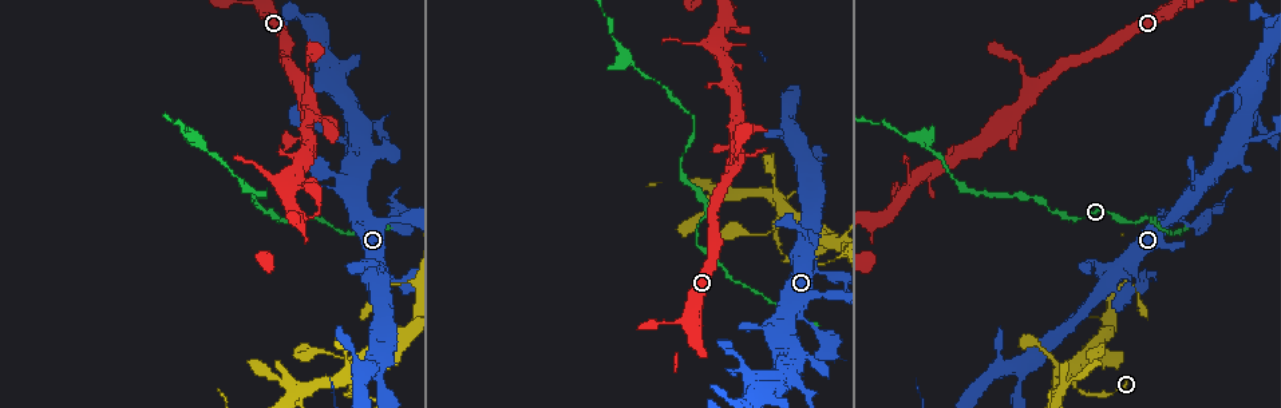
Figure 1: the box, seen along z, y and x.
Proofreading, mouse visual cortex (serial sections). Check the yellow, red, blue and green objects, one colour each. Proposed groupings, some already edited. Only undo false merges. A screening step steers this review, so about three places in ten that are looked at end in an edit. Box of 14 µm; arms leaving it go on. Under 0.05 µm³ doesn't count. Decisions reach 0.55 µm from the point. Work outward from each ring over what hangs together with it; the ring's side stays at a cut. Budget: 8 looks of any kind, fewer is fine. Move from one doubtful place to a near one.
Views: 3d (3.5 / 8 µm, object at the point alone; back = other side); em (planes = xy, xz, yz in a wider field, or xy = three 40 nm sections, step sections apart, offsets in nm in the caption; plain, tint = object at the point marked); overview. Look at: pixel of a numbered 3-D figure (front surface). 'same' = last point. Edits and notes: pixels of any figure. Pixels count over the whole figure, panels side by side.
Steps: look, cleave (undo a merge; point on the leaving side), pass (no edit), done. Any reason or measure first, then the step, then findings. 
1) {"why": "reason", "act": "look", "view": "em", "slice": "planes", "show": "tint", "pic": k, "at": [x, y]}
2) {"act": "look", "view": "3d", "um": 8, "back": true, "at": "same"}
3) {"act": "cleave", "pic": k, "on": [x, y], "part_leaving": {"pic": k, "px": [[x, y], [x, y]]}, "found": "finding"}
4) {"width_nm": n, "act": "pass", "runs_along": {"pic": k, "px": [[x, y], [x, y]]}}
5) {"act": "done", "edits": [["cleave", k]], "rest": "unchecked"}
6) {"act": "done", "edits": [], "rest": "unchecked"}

{"why": "branch point", "act": "look", "view": "3d", "um": 3.5, "pic": 1, "at": [200, 137]}

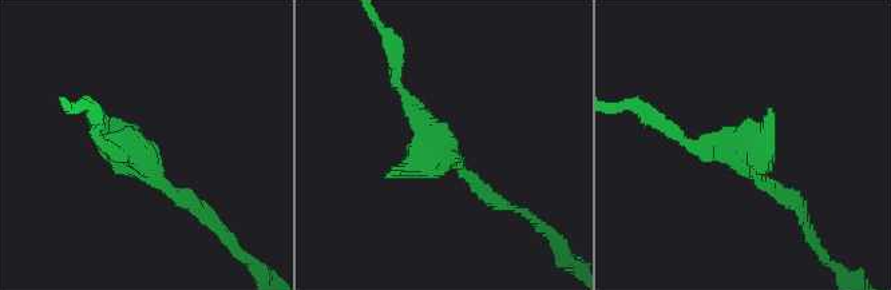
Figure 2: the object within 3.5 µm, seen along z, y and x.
{"why": "now the EM", "act": "look", "view": "em", "slice": "xy", "step": 2, "show": "tint", "pic": 2, "at": [437, 154]}

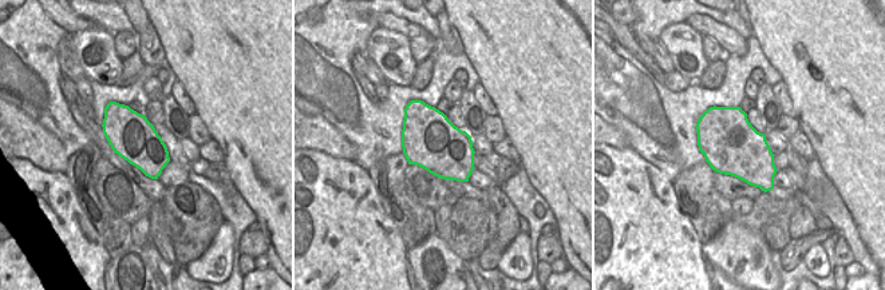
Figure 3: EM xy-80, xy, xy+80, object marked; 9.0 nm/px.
{"act": "pass", "runs_along": {"pic": 2, "px": [[491, 198], [442, 158], [396, 82]]}, "found": "all the same cell"}

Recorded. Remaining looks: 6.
{"why": "calibre changes", "act": "look", "view": "3d", "um": 3.5, "pic": 1, "at": [1072, 368]}

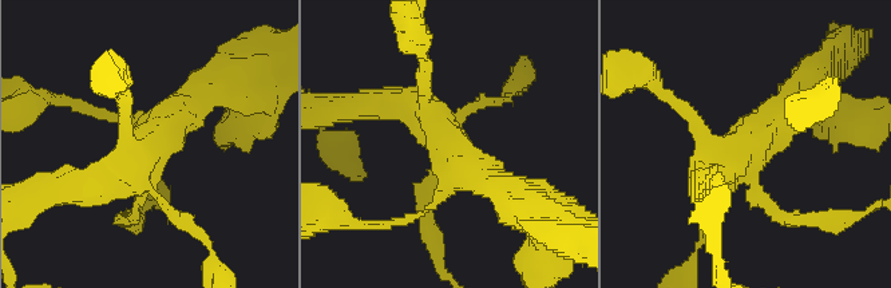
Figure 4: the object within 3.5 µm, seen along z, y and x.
{"why": "need the tissue", "act": "look", "view": "em", "slice": "xy", "step": 3, "show": "tint", "pic": 4, "at": [748, 157]}

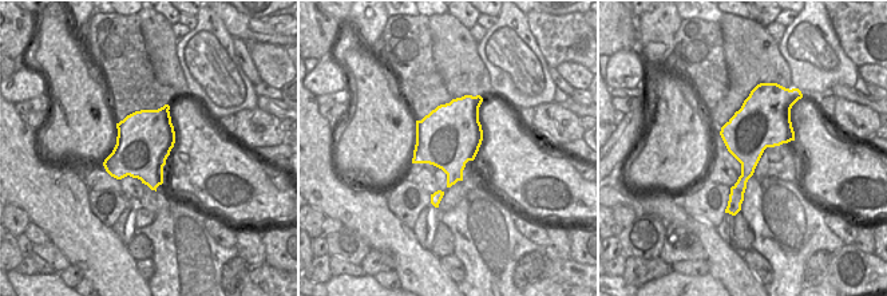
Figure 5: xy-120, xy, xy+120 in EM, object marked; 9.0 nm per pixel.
{"act": "pass", "found": "one cell here"}

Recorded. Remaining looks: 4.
{"why": "four arms meet", "act": "look", "view": "3d", "um": 8, "pic": 1, "at": [1063, 386]}

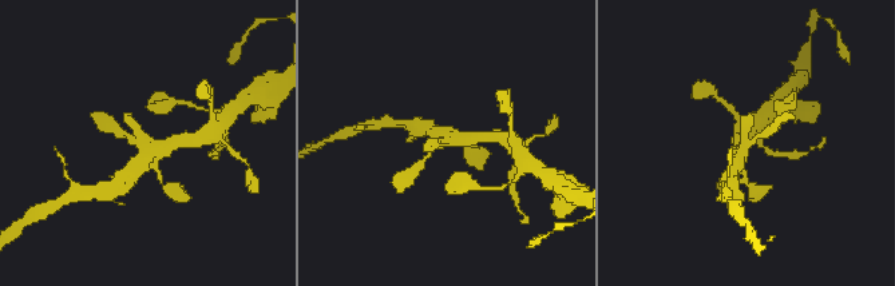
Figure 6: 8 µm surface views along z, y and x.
{"why": "shape alone is not enough", "act": "look", "view": "em", "slice": "xy", "step": 5, "show": "tint", "pic": 6, "at": [453, 141]}

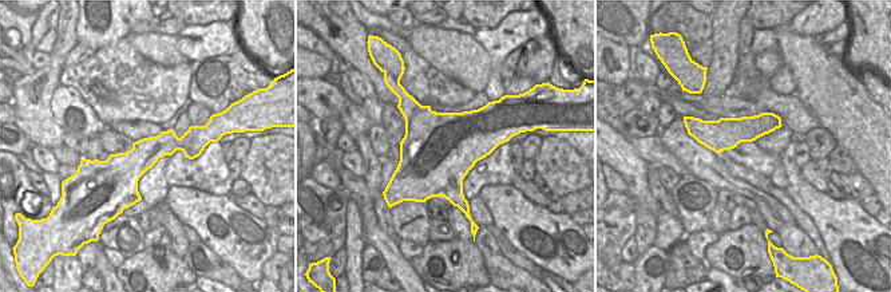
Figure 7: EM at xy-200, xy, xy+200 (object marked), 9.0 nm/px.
{"act": "pass", "runs_along": {"pic": 6, "px": [[492, 136], [446, 142], [424, 159]]}, "found": "all the same cell"}

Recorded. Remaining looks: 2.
{"act": "done", "edits": [], "rest": "unchecked"}

